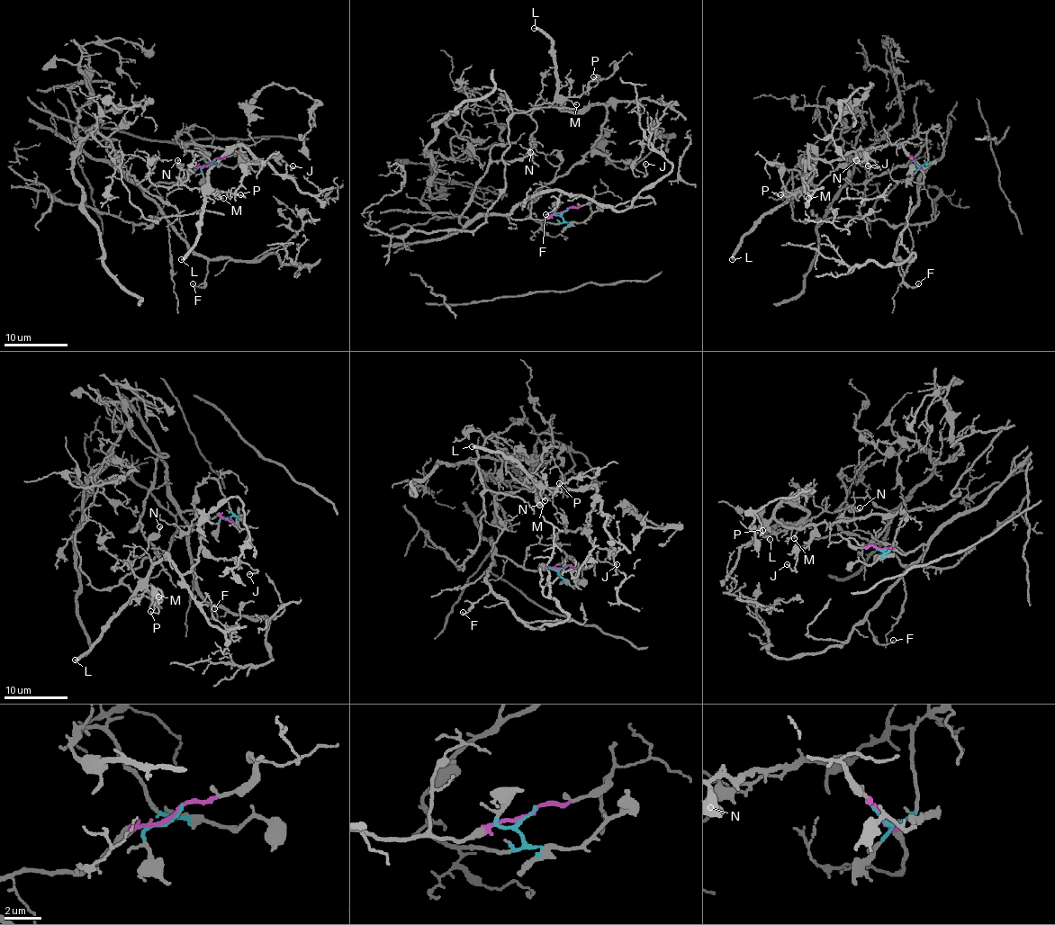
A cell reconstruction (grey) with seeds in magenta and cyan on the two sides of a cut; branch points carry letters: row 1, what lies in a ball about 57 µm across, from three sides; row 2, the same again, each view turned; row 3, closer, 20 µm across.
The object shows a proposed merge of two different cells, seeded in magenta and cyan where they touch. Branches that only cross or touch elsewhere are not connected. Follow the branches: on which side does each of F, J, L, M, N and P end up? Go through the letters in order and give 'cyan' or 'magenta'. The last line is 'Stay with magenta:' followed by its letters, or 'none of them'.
F: magenta
J: cyan
L: cyan
M: cyan
N: cyan
P: cyan
Stay with magenta: F

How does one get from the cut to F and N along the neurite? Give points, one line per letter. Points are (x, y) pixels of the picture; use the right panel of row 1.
F: (915, 163), (923, 182), (918, 202), (907, 219), (895, 258), (899, 274), (909, 285), (915, 287), (918, 283)
N: (915, 163), (928, 160), (922, 133), (826, 161), (812, 157), (808, 146), (816, 163), (806, 187), (856, 160)

